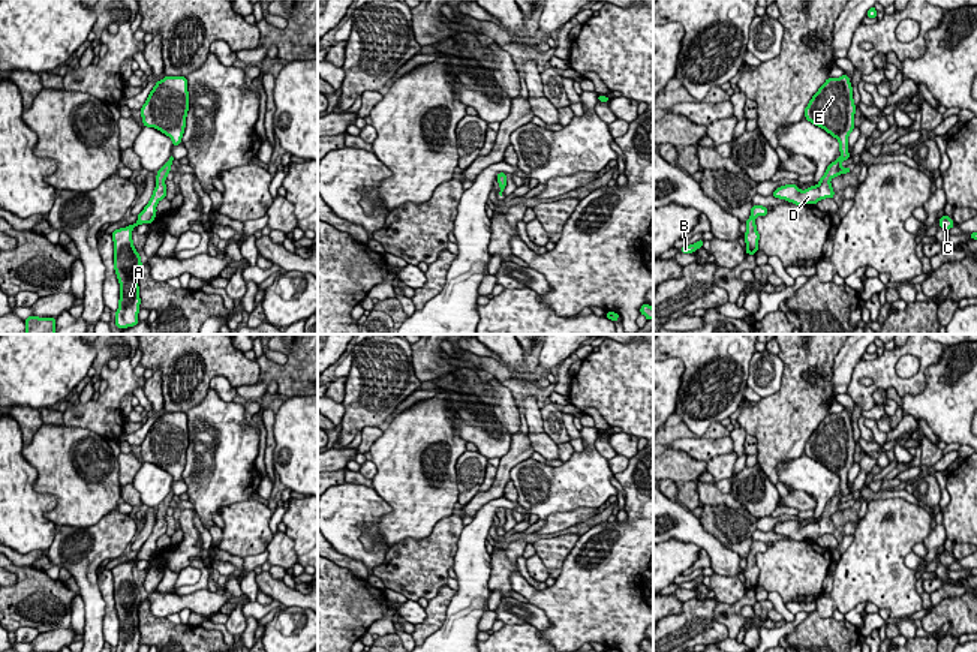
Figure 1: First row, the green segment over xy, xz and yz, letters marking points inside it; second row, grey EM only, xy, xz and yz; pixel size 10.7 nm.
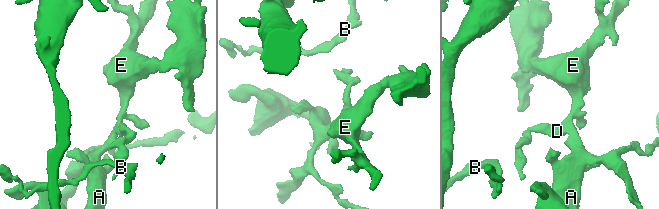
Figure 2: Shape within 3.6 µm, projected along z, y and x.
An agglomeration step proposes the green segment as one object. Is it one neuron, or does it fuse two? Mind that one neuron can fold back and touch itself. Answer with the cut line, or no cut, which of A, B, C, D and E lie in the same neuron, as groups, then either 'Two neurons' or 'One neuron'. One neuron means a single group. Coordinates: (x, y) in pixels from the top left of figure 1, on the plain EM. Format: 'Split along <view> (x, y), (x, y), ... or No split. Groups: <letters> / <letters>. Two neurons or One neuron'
No split. Groups: A B C D E. One neuron

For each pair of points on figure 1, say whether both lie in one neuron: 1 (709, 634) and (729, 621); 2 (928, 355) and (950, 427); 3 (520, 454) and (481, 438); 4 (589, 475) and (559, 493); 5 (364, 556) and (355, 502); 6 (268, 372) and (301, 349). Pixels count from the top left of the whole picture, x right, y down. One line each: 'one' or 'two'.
1: two
2: two
3: two
4: one
5: one
6: one

